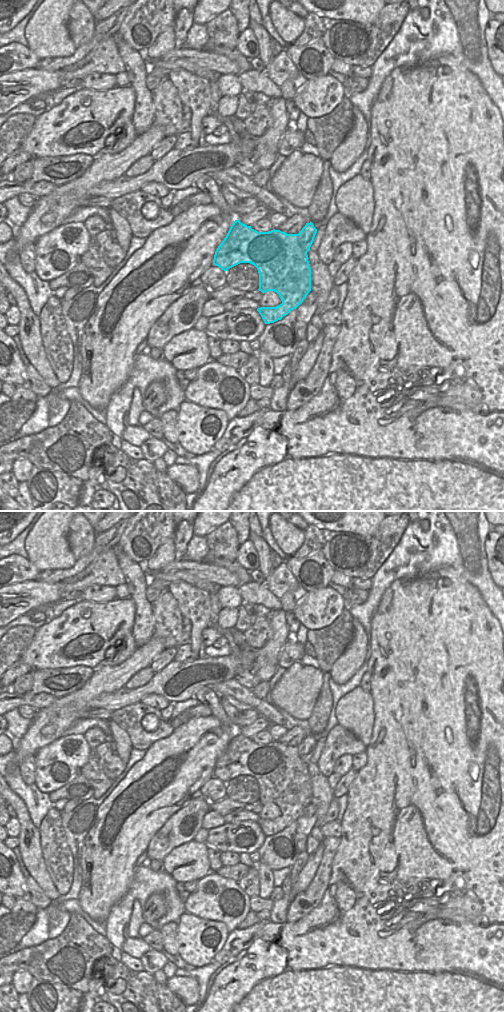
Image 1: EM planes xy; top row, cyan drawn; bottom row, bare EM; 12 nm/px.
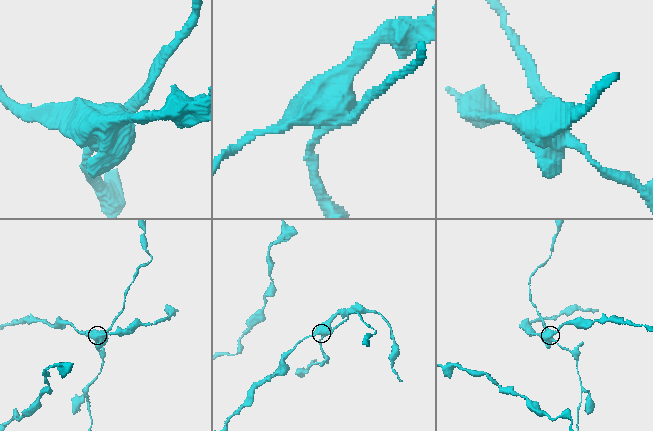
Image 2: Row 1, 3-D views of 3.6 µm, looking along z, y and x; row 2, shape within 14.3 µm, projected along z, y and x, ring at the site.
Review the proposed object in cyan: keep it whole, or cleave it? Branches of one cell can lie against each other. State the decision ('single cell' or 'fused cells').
fused cells

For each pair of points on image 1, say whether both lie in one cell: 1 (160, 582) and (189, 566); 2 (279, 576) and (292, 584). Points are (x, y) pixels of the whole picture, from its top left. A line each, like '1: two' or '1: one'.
1: two
2: one

